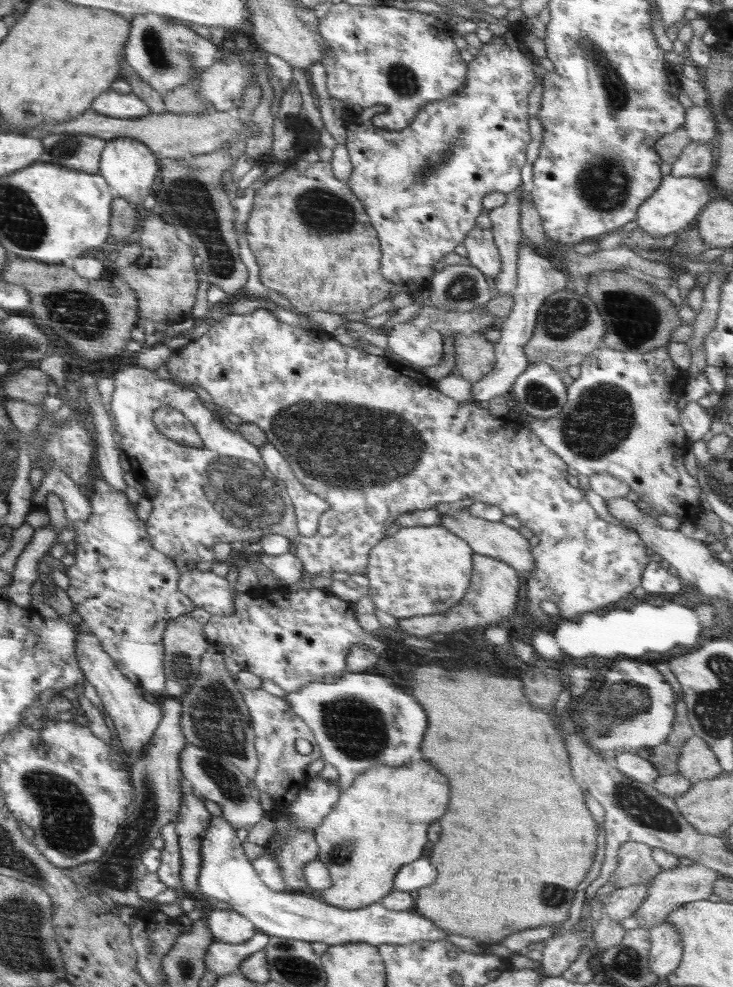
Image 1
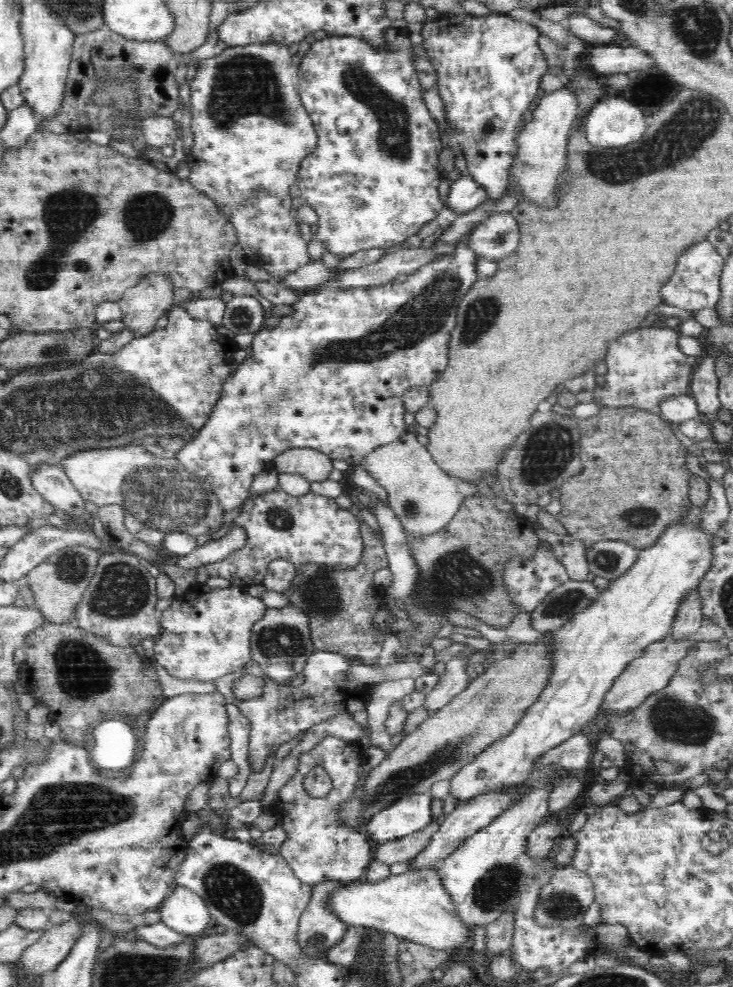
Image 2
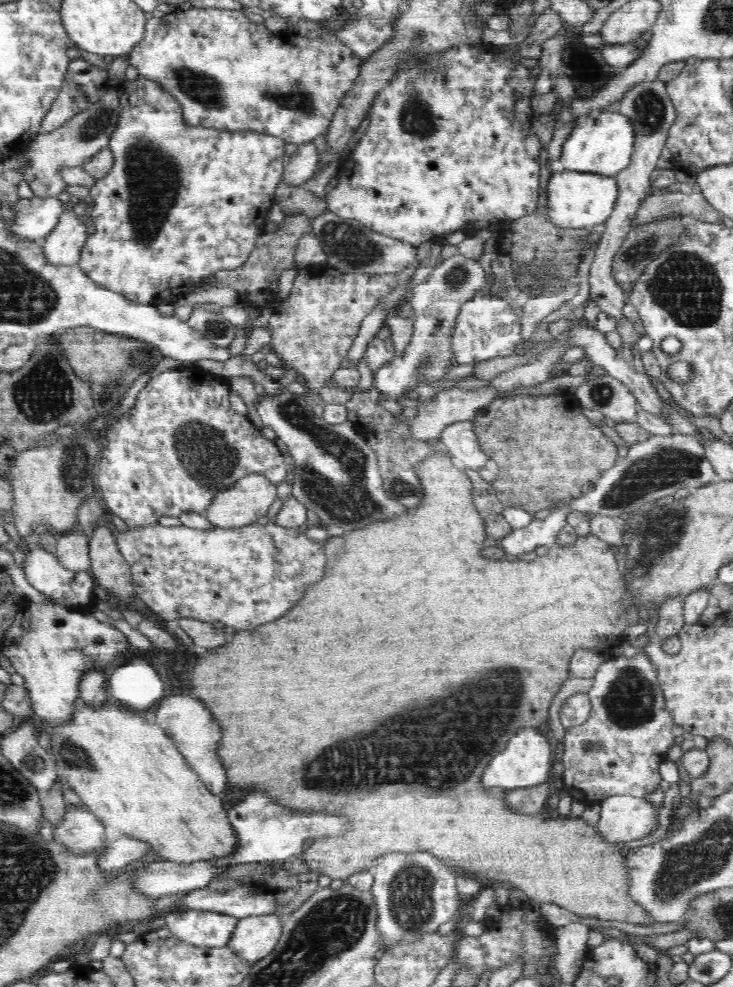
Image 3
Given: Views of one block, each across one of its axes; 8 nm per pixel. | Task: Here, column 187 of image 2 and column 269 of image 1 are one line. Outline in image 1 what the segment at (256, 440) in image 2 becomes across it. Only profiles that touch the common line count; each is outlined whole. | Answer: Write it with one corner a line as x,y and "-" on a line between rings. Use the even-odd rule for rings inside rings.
272,444
262,446
260,453
268,472
280,479
282,496
286,496
284,500
290,500
294,508
299,536
313,536
317,532
321,514
326,512
330,504
300,483
288,462
274,450

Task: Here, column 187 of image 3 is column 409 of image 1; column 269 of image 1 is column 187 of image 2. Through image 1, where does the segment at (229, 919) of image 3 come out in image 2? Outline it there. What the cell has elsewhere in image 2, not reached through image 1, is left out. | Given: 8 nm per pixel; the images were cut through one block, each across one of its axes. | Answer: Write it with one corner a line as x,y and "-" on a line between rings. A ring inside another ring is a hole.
182,886
176,887
157,910
166,926
186,936
200,935
211,920
201,896

